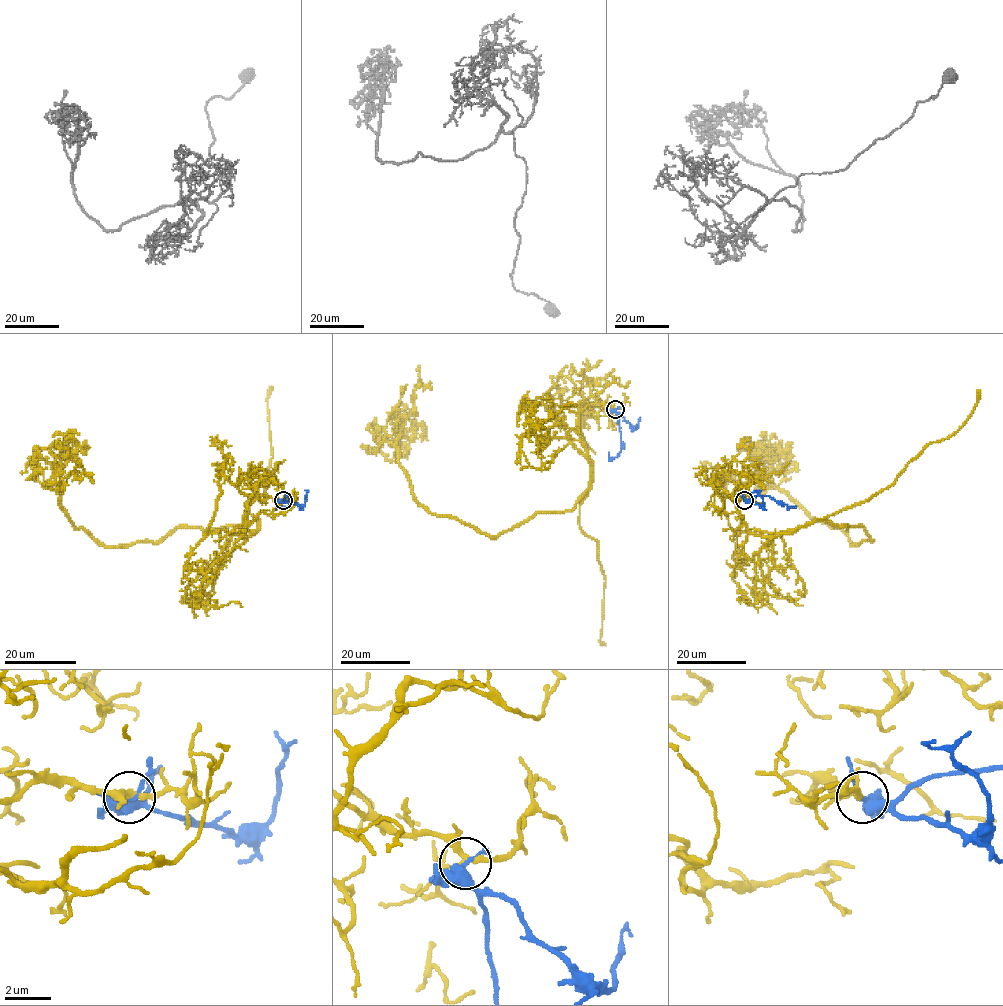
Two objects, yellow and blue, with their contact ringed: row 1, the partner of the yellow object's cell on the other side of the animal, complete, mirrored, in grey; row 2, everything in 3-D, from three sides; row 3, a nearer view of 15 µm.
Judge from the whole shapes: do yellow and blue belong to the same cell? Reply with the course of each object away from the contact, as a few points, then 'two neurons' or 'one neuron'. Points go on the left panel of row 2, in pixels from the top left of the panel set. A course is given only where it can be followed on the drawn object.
course yellow (283, 499), (255, 499), (246, 537), (255, 520), (99, 545), (70, 521), (57, 491), (77, 465), (93, 483); course blue (283, 499), (287, 495), (289, 504), (276, 508); two neurons

